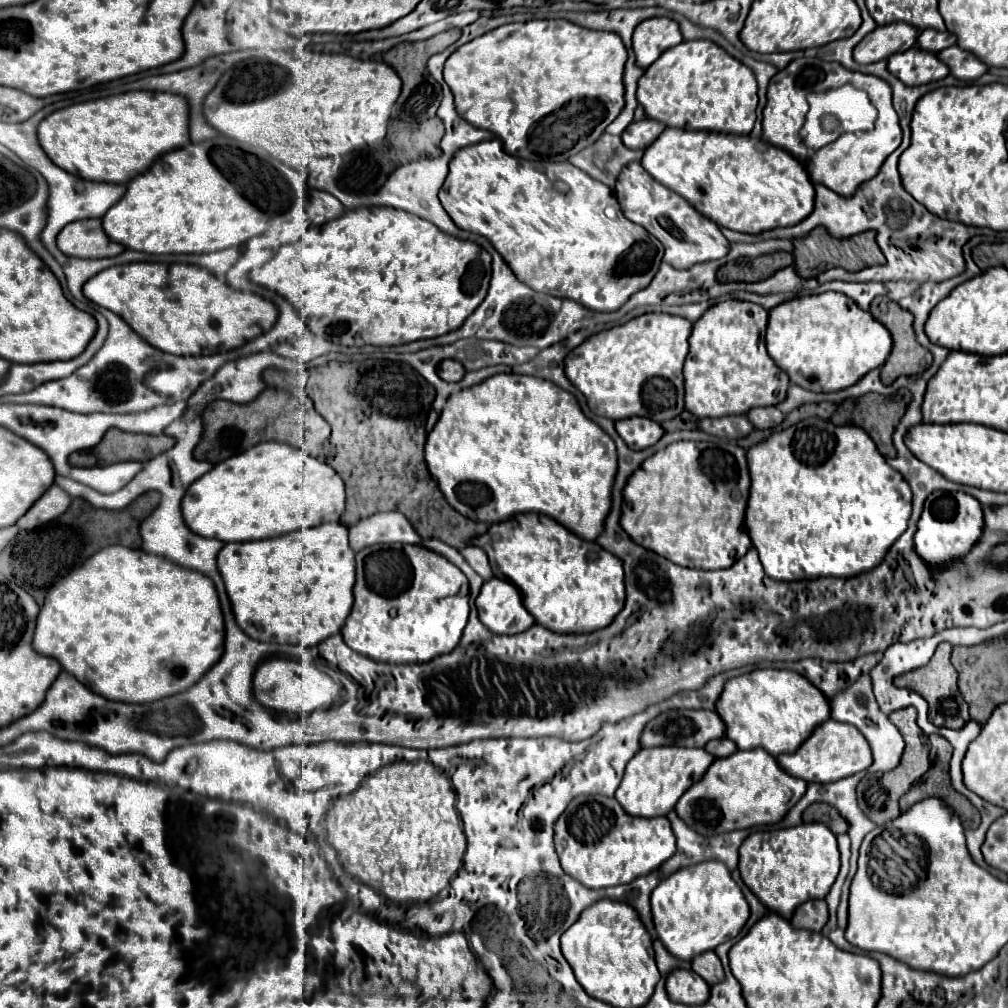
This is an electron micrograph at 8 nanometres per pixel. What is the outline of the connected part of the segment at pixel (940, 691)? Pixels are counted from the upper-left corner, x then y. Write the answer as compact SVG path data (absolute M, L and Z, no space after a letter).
M948 642L938 644L932 660L926 666L896 676L894 684L918 692L928 702L928 706L930 706L928 718L932 720L932 724L944 726L944 728L952 728L952 730L960 730L970 720L970 716L968 716L968 704L964 702L962 694L958 692L958 684L956 684L958 672L954 670L954 666L950 662L950 652L952 652L952 646Z

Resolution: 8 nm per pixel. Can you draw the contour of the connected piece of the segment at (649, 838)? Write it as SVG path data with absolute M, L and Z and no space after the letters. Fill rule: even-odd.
M608 796L574 798L556 822L554 844L564 872L594 890L630 884L660 868L676 850L676 838L668 818L658 816L648 820L628 816L620 804Z

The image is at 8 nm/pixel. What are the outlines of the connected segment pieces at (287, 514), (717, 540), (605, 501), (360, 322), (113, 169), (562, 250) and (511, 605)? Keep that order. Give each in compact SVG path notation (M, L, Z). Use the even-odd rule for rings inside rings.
M262 442L216 464L188 488L182 500L188 528L198 536L222 542L272 538L324 522L338 522L344 508L344 482L336 470L284 442Z
M682 440L644 460L630 476L624 488L620 524L636 544L678 566L722 570L752 548L744 526L748 492L750 474L742 446Z
M496 374L488 380L484 380L482 384L476 384L468 390L460 390L454 392L446 406L444 412L440 414L440 420L436 422L434 430L428 434L426 440L426 462L428 462L428 470L430 474L438 480L440 490L444 492L448 504L452 508L456 508L460 514L464 514L470 520L476 522L488 522L488 524L496 524L496 522L504 522L510 520L516 514L524 514L524 512L544 512L546 516L552 516L554 520L558 520L560 524L564 524L568 530L576 532L578 536L582 536L584 540L596 540L600 536L600 528L604 528L604 520L610 512L612 506L612 484L616 478L616 470L618 470L618 454L616 454L616 444L614 440L596 424L592 422L580 408L576 396L572 392L564 392L562 388L556 388L556 384L534 378L534 376L520 376L520 374Z
M370 206L310 228L298 242L282 246L268 264L252 270L250 280L294 304L316 336L342 346L398 346L458 330L486 298L490 274L490 254L474 242L448 236L404 210Z
M126 92L96 102L74 104L46 116L38 126L38 142L46 156L62 170L92 182L128 184L134 176L146 172L152 162L170 150L190 144L188 140L188 102L168 92Z
M486 140L486 142L478 142L478 144L472 144L472 146L466 146L462 150L458 150L454 154L454 158L450 160L450 172L446 176L446 184L440 188L440 202L444 206L444 210L448 212L448 216L452 218L452 222L458 224L458 228L462 230L468 230L468 232L474 232L474 234L480 234L484 238L488 238L492 242L492 246L502 254L502 258L506 260L506 264L512 268L512 272L516 274L516 278L522 282L522 284L528 284L532 290L538 290L538 292L544 292L544 294L550 294L550 296L556 296L556 298L570 298L570 300L576 300L578 304L584 304L586 308L594 310L594 312L614 312L618 310L620 306L624 306L632 294L636 294L638 290L646 288L652 278L656 276L658 272L658 266L662 262L662 256L664 256L664 246L648 232L644 232L644 228L636 226L634 222L630 222L628 218L624 218L612 190L598 182L598 180L592 180L586 172L582 172L580 168L572 166L570 162L530 162L530 160L520 160L520 158L514 158L510 154L506 154L502 150L502 144L500 140ZM626 260L626 270L618 268L620 264L624 264Z
M492 578L484 582L476 598L480 622L496 634L514 636L534 624L534 616L524 608L520 590L506 580Z

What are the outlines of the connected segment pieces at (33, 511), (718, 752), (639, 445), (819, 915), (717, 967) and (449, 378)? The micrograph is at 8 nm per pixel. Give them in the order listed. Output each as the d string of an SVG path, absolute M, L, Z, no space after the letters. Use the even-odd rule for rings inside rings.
M52 486L20 520L18 526L22 530L32 530L38 528L40 524L48 524L52 520L56 520L58 516L62 516L68 506L70 506L72 498L60 488L60 486Z
M720 738L720 740L712 740L710 744L706 744L706 750L714 754L714 758L722 758L722 756L728 756L728 754L734 754L738 748L732 740L728 738Z
M638 416L618 420L616 422L616 430L618 430L620 438L632 450L650 448L664 436L664 428L658 422L646 420L646 418L638 418Z
M808 900L800 904L800 908L796 908L792 916L792 924L796 928L804 928L812 932L820 932L826 922L828 922L828 908L824 900Z
M704 952L692 960L692 970L702 976L710 986L718 984L724 980L724 970L714 952Z
M444 360L438 370L438 376L446 382L460 382L464 374L466 374L466 368L458 360Z

